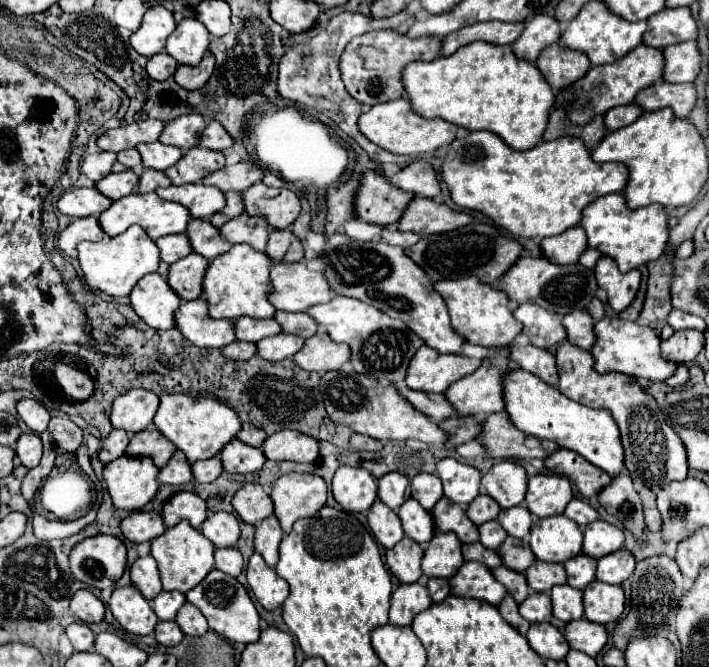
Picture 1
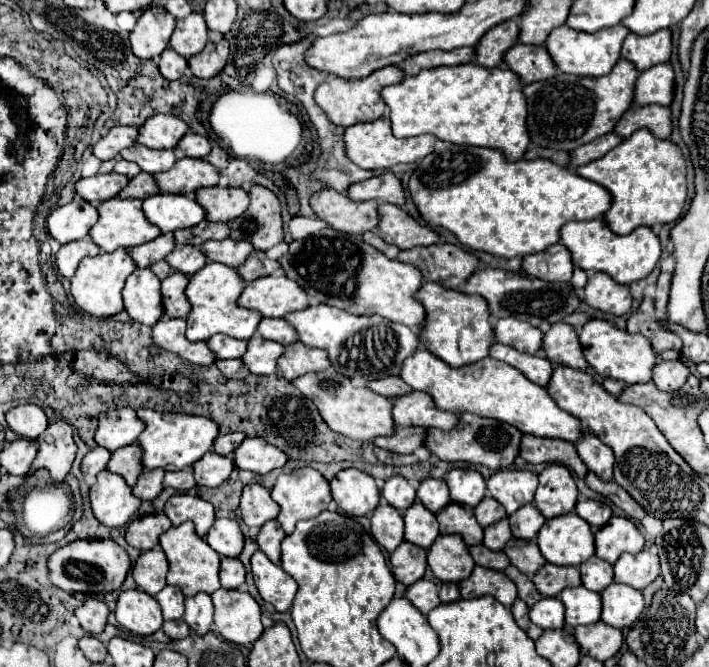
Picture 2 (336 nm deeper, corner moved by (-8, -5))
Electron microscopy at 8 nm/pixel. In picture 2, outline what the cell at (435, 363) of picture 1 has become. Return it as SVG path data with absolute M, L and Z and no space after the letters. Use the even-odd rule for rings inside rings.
M420 347L414 355L404 361L400 377L416 391L426 391L428 395L432 395L434 403L444 411L468 411L480 417L506 421L522 433L534 437L562 439L570 443L578 443L584 437L582 423L568 411L560 409L544 387L532 385L532 381L528 381L522 373L516 373L516 369L492 357L454 369L428 349Z

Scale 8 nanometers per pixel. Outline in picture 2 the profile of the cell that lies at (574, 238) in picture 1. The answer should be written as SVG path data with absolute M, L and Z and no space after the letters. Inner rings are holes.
M562 243L550 245L548 249L528 255L522 261L522 267L528 275L544 281L570 281L574 265L568 249Z

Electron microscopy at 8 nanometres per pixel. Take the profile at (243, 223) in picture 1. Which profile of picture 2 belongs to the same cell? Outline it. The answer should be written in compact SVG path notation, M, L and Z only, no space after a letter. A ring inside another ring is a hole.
M222 239L222 241L206 241L202 245L202 251L210 261L218 261L230 267L240 267L246 257L254 251L254 247L248 241L234 241L234 239Z

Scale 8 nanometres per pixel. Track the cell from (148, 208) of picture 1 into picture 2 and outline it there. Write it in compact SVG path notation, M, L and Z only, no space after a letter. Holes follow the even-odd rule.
M114 197L98 207L100 219L90 229L92 241L102 251L114 251L118 247L136 247L162 235L142 213L140 199Z

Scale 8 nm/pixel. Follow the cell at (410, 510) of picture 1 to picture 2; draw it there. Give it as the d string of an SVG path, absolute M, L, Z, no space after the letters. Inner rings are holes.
M416 501L410 509L406 509L404 523L406 523L406 529L404 529L406 541L418 547L428 549L434 543L434 539L440 535L438 525L436 525L436 515L424 509L420 501Z

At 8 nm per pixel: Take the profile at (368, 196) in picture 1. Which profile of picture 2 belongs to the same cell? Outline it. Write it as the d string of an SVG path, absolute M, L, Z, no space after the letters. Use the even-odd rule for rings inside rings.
M322 189L310 199L312 209L320 219L324 219L330 227L340 229L344 233L362 235L364 231L372 231L380 223L378 203L376 201L352 201L348 195L338 193L336 189Z

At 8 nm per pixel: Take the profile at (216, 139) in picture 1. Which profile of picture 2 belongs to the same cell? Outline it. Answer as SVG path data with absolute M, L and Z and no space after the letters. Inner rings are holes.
M188 133L188 135L182 137L178 149L186 157L200 157L202 159L202 157L206 157L210 153L212 147L210 147L210 143L208 143L206 137L196 135L196 133Z

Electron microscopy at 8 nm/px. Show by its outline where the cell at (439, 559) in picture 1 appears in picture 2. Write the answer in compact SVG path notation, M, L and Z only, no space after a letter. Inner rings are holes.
M440 535L428 549L428 565L440 581L458 583L474 569L472 555L462 537Z

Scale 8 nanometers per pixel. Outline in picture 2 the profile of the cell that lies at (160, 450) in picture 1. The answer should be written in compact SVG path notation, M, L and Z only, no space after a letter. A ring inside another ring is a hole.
M132 443L128 447L122 447L118 451L112 453L112 459L108 463L108 471L112 473L120 473L128 485L136 485L138 477L142 475L144 471L144 465L142 465L142 447L138 443Z

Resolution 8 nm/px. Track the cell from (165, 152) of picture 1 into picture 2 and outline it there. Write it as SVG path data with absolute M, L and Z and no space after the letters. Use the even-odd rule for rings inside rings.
M132 145L128 149L124 149L124 153L120 153L124 159L128 161L134 161L140 165L142 171L146 173L158 173L158 171L168 171L176 157L174 157L174 151L154 151L154 149L148 149L148 147L142 147L142 145Z

